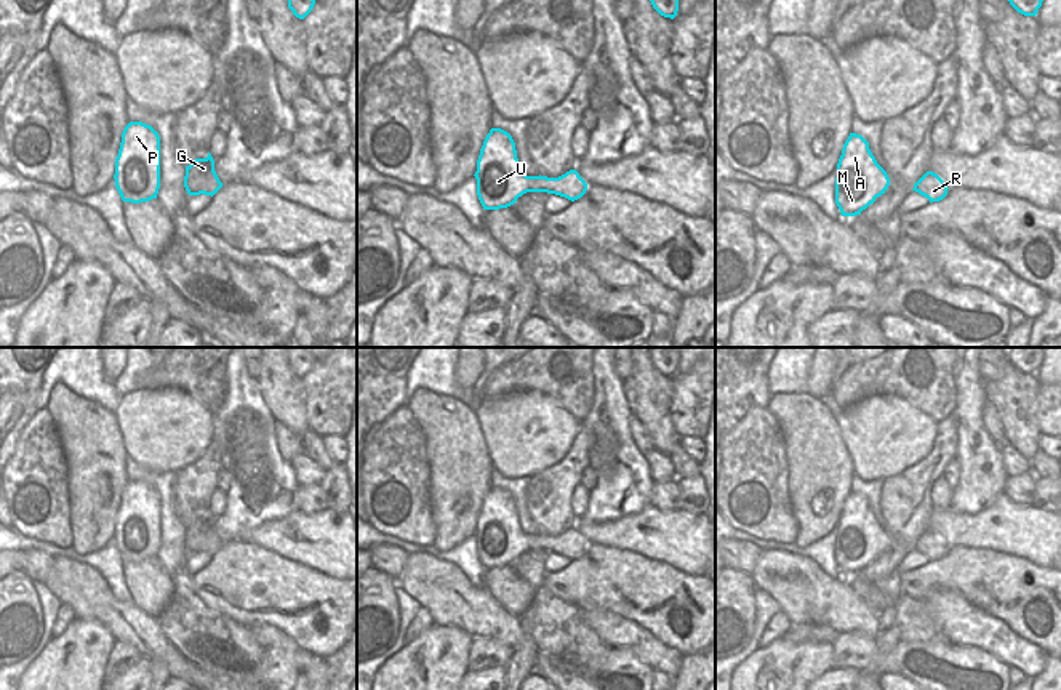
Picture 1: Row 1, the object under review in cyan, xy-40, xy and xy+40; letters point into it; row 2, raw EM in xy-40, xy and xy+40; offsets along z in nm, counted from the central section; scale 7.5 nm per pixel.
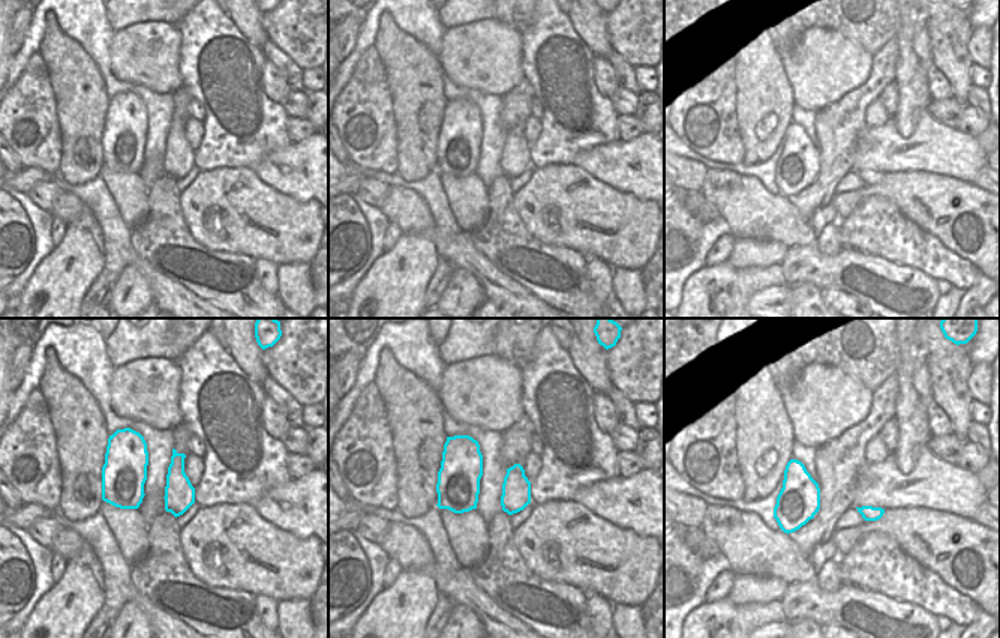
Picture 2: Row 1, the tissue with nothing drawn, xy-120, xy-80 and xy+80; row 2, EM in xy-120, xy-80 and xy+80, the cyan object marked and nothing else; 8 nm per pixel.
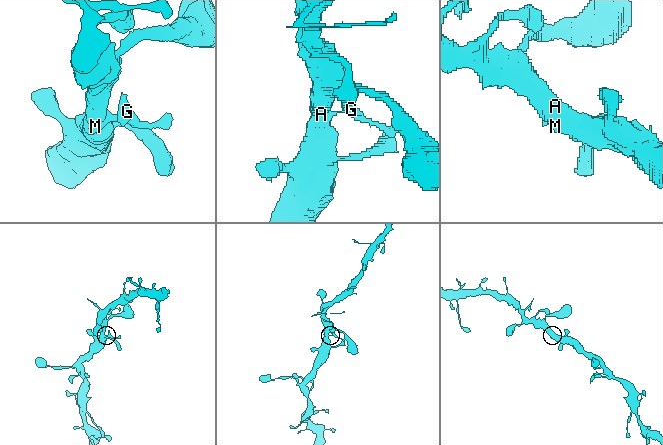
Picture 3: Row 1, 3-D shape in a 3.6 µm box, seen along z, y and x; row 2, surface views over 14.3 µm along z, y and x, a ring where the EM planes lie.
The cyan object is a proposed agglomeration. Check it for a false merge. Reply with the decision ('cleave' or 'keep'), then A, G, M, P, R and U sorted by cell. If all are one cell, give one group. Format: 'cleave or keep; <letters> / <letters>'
keep; A G M P R U

